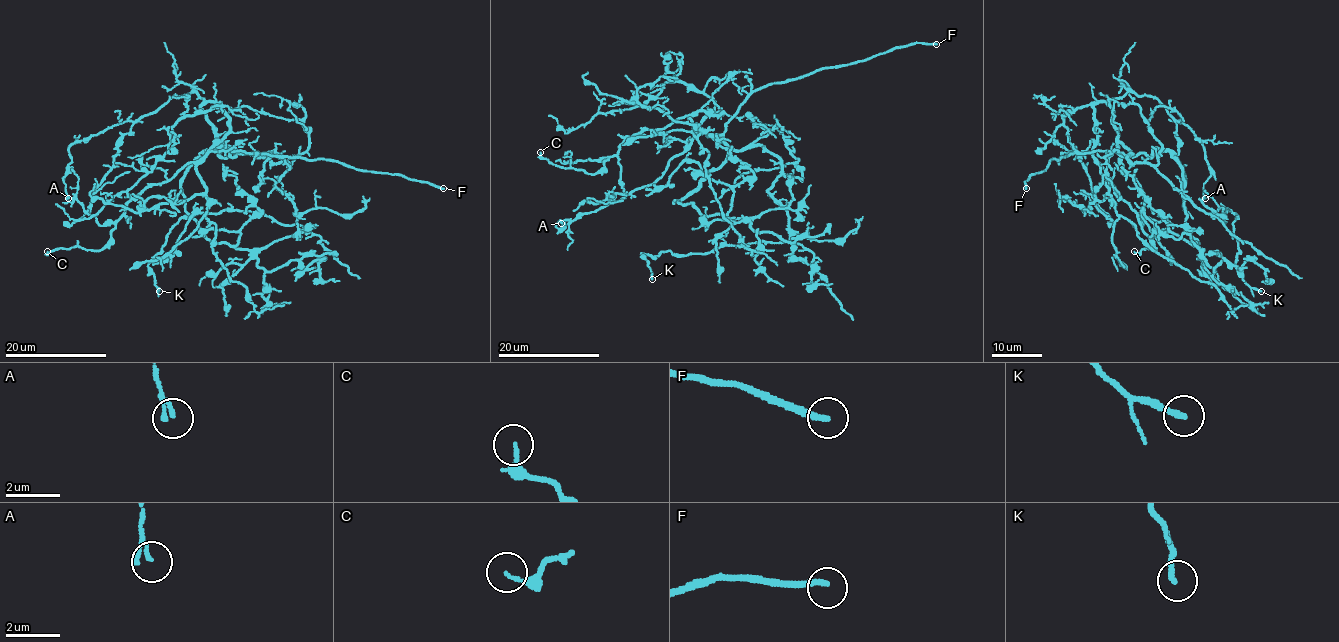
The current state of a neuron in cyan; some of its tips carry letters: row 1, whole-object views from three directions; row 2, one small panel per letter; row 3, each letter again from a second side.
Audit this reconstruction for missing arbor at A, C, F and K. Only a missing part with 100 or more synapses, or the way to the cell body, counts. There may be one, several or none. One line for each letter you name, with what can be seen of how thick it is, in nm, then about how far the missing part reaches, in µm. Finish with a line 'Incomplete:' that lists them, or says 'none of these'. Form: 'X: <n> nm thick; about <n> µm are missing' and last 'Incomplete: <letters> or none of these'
F: 240 nm thick; about 50 µm are missing
Incomplete: F

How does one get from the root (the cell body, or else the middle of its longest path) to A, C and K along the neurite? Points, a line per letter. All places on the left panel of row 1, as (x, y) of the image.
A: (222, 144), (201, 107), (203, 98), (195, 92), (173, 96), (134, 121), (75, 141), (63, 178), (68, 198)
C: (222, 144), (201, 107), (208, 102), (224, 112), (229, 131), (201, 158), (142, 189), (101, 249), (47, 251)
K: (222, 144), (289, 164), (275, 186), (296, 221), (235, 210), (185, 215), (148, 264), (159, 291)

